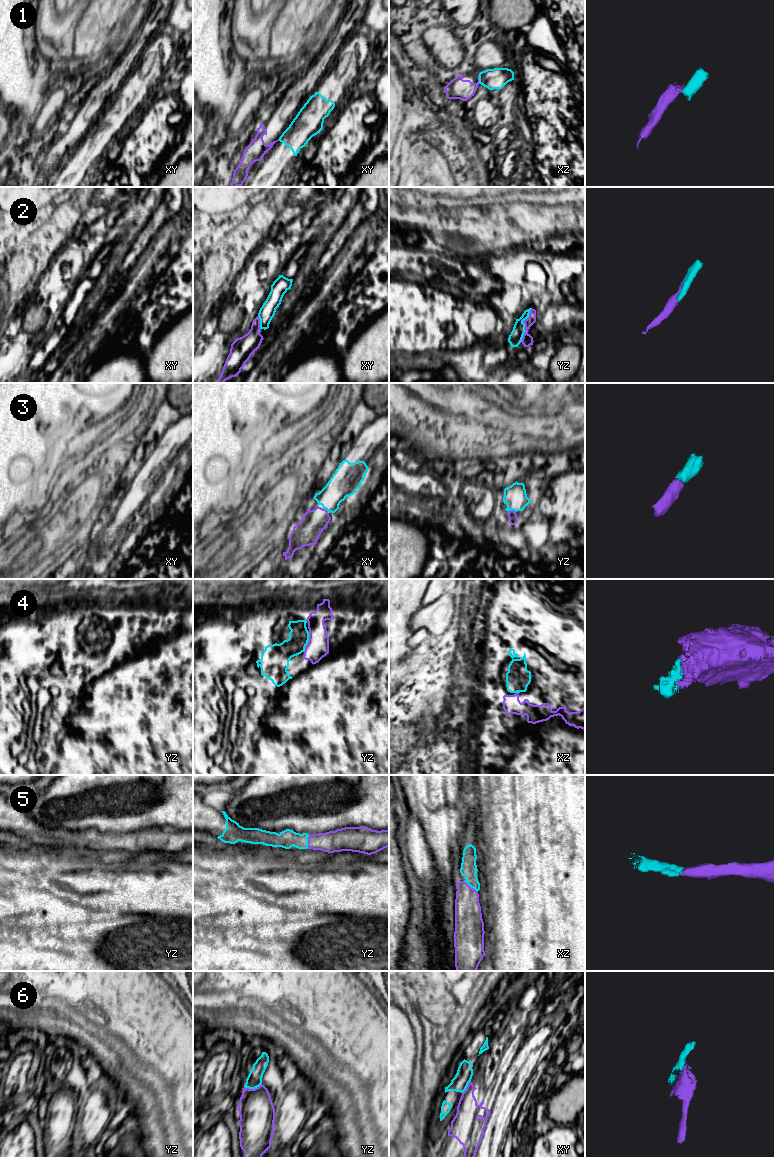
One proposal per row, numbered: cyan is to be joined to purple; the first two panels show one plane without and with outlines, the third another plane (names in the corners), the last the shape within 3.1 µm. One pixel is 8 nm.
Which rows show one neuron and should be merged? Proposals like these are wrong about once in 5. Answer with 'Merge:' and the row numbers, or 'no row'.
Merge: 2, 3, 4, 5

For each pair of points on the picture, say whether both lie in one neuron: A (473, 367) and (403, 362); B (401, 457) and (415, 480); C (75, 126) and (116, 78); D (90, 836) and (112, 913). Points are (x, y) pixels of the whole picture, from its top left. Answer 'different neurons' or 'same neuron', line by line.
A: same neuron
B: different neurons
C: same neuron
D: different neurons

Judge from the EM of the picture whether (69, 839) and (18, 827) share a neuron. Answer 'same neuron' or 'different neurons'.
same neuron

